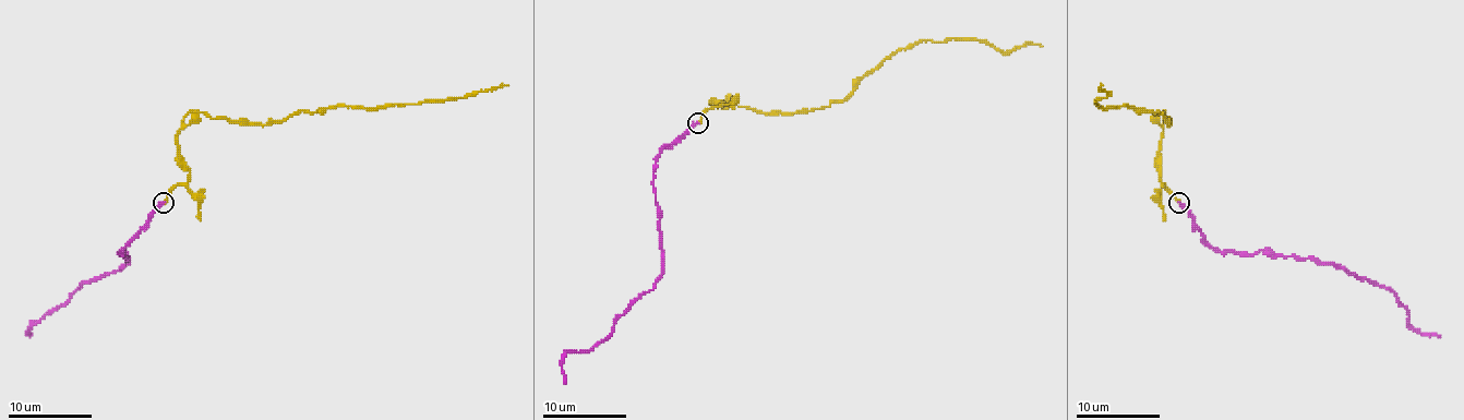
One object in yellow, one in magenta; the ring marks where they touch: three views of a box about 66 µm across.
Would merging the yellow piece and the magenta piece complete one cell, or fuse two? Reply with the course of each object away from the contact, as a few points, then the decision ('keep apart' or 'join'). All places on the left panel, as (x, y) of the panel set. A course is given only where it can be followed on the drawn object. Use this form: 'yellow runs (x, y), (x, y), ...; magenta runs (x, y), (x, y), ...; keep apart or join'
yellow runs (165, 202), (188, 181), (177, 133), (190, 112), (271, 124), (298, 110), (442, 102), (508, 85); magenta runs (163, 202), (119, 252), (123, 250), (128, 262), (82, 285), (55, 310), (48, 310), (30, 326), (32, 335); keep apart

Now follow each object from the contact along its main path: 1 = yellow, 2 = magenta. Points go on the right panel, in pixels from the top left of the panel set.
1: (1179, 202), (1161, 181), (1161, 112), (1170, 120), (1159, 110), (1101, 108), (1094, 102), (1108, 94), (1103, 85)
2: (1179, 202), (1202, 237), (1222, 252), (1267, 250), (1334, 262), (1388, 287), (1413, 326), (1440, 335)

